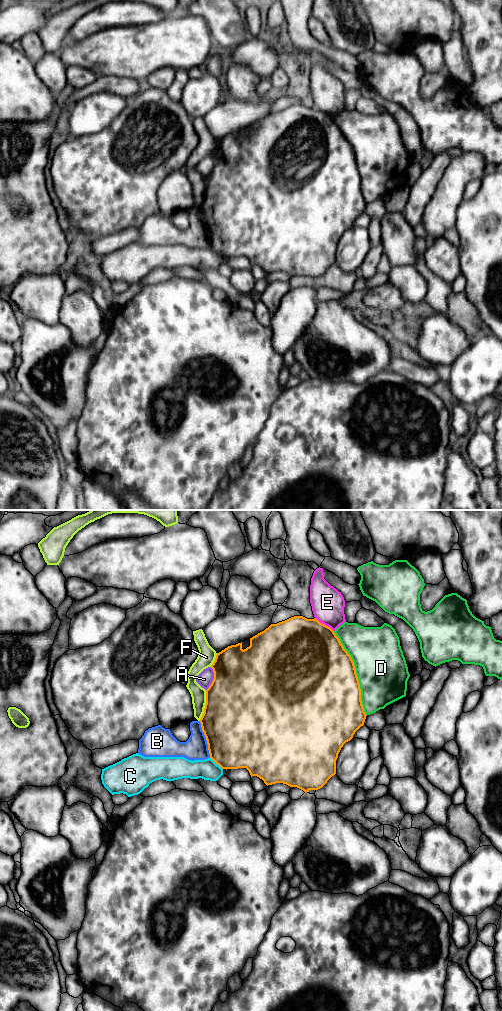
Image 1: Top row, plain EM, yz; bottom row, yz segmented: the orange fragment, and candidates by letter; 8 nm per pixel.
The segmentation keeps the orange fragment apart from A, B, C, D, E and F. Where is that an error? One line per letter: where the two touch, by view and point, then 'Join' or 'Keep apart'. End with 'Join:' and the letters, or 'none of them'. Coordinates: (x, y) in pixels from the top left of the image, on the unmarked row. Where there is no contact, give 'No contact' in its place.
A: Touches orange at yz (213, 167). Keep apart
B: Touches orange at yz (206, 227). Keep apart
C: Touches orange at yz (216, 251). Keep apart
D: Touches orange at yz (355, 161). Keep apart
E: Touches orange at yz (323, 112). Keep apart
F: Touches orange at yz (205, 193). Keep apart
Join: none of them

